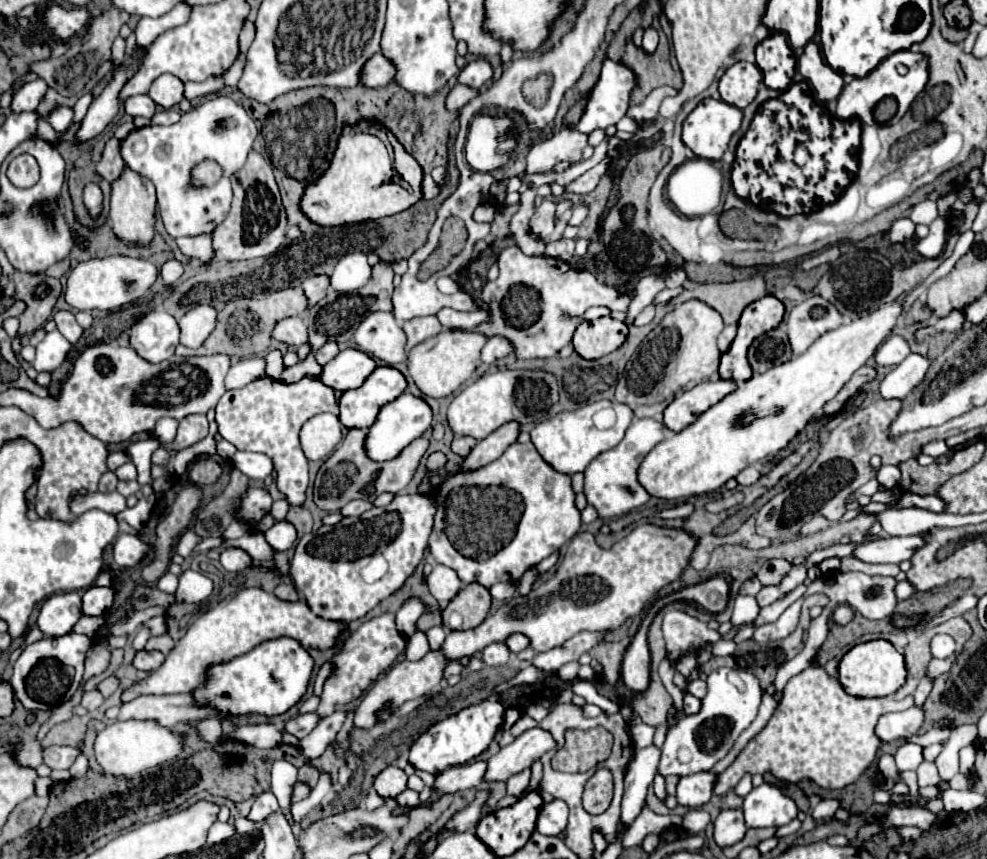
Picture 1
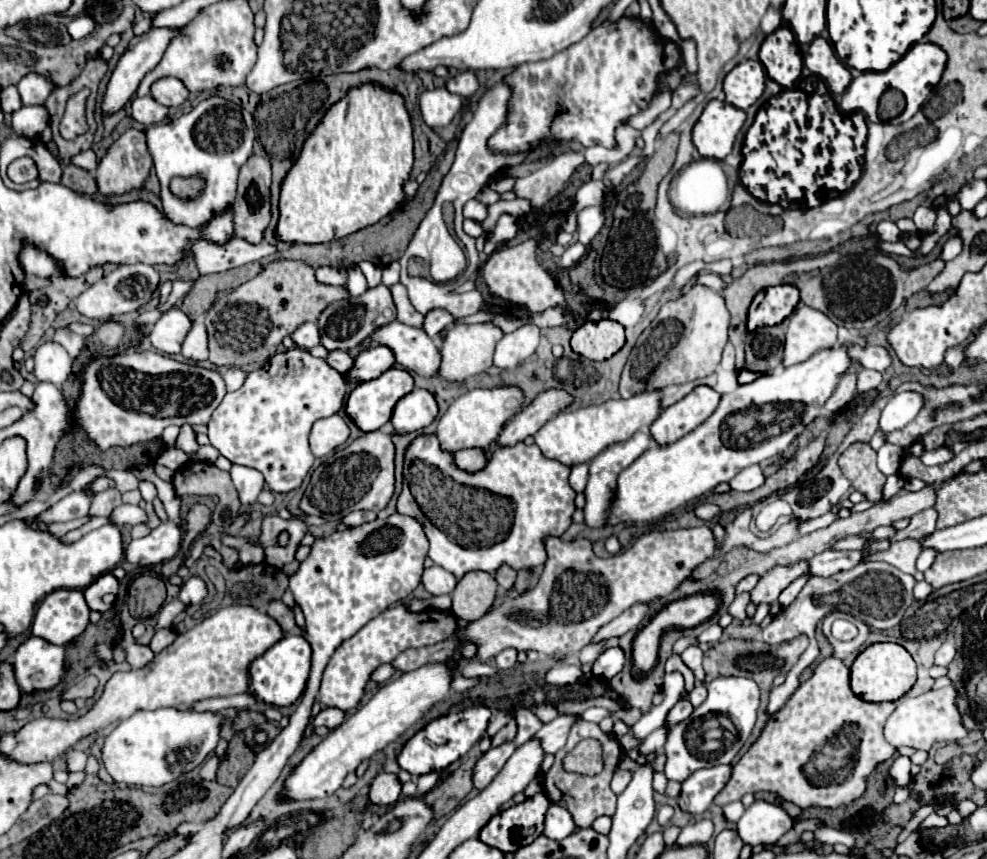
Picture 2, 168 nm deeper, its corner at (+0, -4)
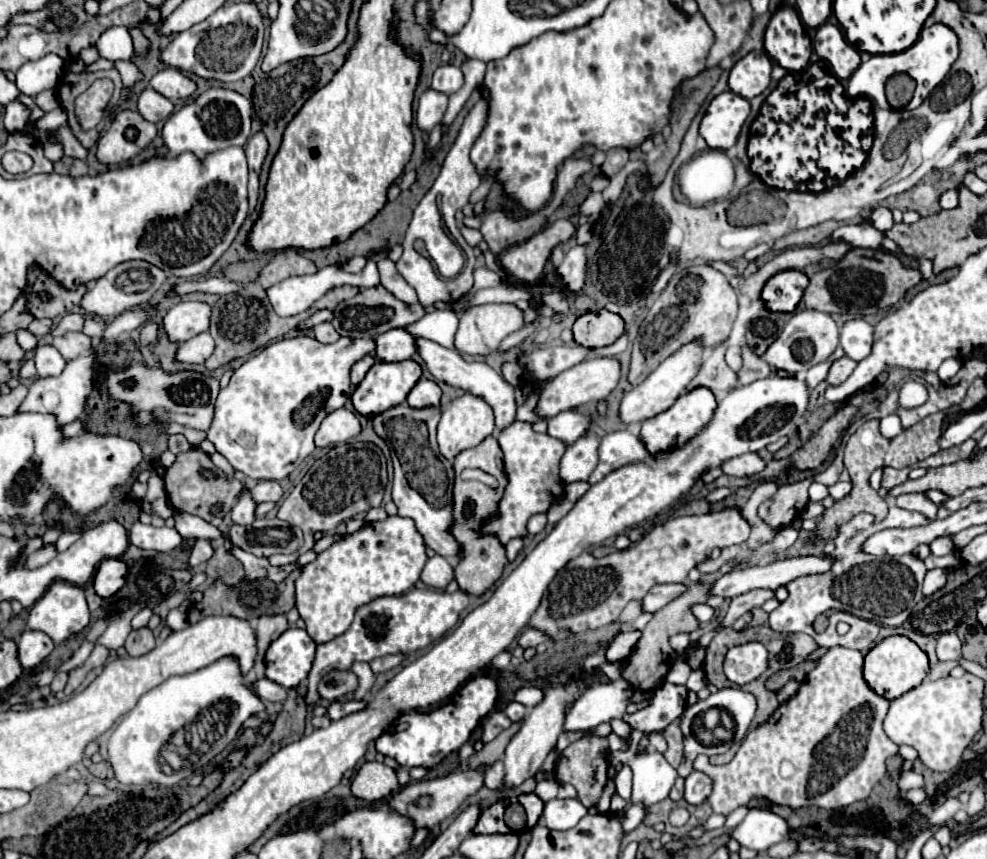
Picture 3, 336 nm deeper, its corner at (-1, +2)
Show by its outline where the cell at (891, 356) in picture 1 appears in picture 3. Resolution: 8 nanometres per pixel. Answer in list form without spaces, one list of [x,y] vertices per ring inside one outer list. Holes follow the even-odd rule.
[[[853,318],[847,320],[839,332],[841,338],[841,348],[849,358],[855,362],[863,360],[871,352],[871,342],[873,342],[873,326],[865,322],[863,318]]]

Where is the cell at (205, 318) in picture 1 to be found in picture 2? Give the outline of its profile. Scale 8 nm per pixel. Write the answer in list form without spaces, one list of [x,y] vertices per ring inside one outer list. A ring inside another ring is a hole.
[[[196,320],[190,328],[190,332],[184,338],[182,354],[188,360],[206,360],[208,358],[208,338],[206,338],[206,326],[202,320]]]

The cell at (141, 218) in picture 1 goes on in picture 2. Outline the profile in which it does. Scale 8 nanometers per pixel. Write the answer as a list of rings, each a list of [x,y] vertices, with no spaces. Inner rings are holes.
[[[128,128],[106,152],[106,156],[100,160],[96,170],[96,182],[102,196],[120,196],[126,192],[132,192],[136,188],[142,188],[148,180],[152,168],[150,154],[146,152],[146,136],[142,130]]]

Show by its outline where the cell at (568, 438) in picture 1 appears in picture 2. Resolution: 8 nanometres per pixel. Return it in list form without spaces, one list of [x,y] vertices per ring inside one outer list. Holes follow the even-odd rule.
[[[642,392],[642,396],[632,396],[628,400],[608,400],[598,406],[560,412],[534,434],[534,440],[546,458],[558,460],[564,466],[572,468],[590,462],[608,446],[628,440],[642,426],[652,424],[658,418],[658,414],[660,414],[660,392]]]

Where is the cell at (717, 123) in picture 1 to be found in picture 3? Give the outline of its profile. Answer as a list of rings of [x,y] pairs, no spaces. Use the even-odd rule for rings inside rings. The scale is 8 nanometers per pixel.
[[[723,92],[713,98],[699,128],[707,146],[715,150],[729,150],[737,142],[749,110],[749,100],[735,92]]]

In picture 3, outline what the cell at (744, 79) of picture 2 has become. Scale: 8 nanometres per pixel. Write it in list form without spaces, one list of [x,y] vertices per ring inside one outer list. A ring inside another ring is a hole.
[[[763,50],[749,52],[733,66],[733,70],[729,74],[729,88],[735,94],[751,100],[769,86],[771,68],[773,68],[773,62],[767,52],[763,52]]]

